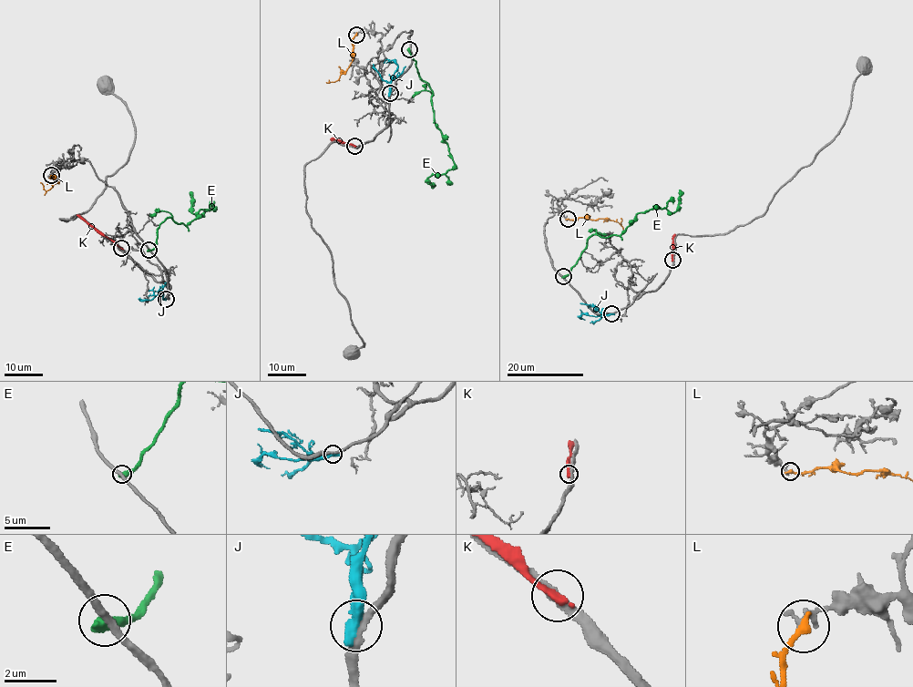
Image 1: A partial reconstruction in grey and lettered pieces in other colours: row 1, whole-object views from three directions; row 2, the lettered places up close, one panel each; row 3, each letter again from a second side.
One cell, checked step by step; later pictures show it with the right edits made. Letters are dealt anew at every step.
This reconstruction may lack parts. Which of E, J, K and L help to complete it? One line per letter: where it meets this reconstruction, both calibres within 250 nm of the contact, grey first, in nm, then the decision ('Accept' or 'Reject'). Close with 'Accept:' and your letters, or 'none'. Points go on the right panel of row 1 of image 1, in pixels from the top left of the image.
E: Touches grey at (563, 276). Thickness 280 nm (grey) against 480 nm. Reject
J: Touches grey at (611, 313). Thickness 280 nm (grey) against 380 nm. Reject
K: Touches grey at (672, 260). Thickness 300 nm (grey) against 320 nm. Reject
L: Touches grey at (568, 219). Thickness 280 nm (grey) against 320 nm. Reject
Accept: none

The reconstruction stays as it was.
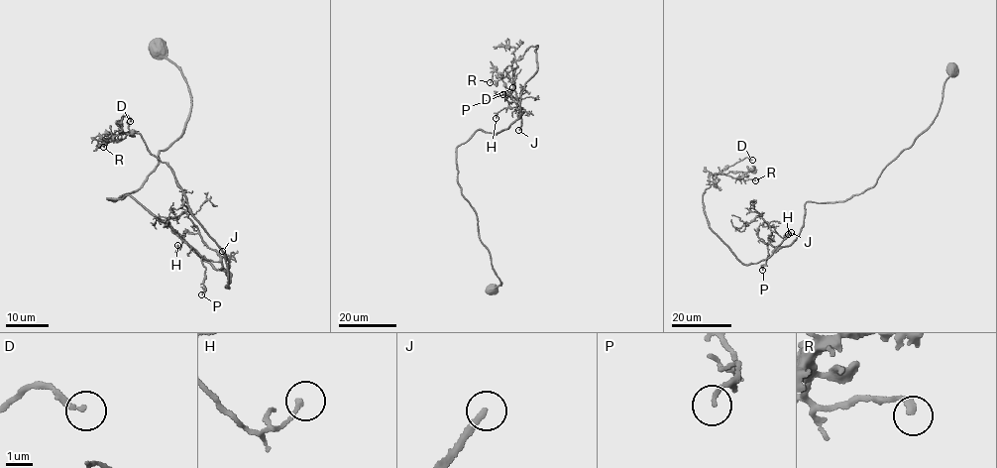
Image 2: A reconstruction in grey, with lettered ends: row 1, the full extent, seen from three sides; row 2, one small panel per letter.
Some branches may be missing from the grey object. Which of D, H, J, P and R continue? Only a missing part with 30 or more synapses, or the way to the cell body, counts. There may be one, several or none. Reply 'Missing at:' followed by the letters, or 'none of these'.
Missing at: J

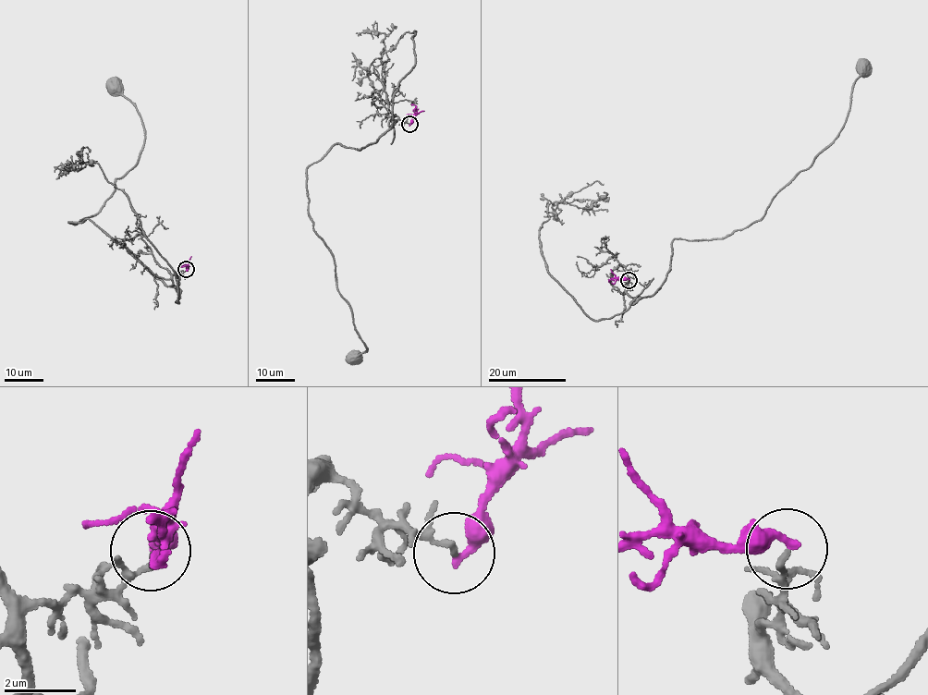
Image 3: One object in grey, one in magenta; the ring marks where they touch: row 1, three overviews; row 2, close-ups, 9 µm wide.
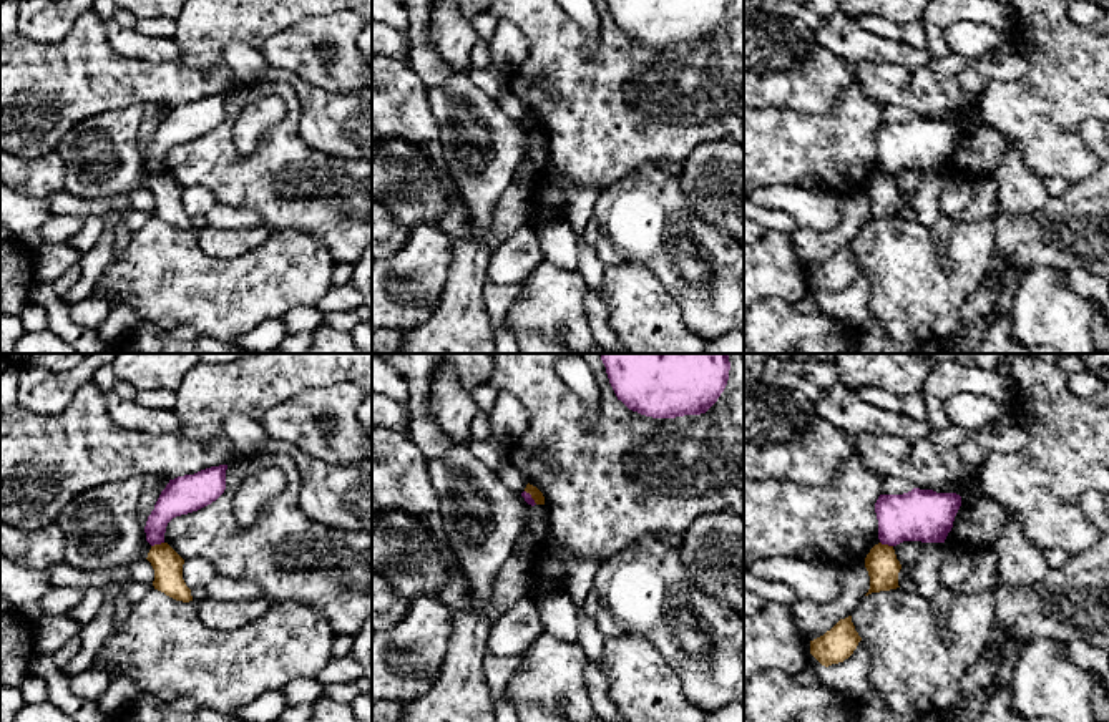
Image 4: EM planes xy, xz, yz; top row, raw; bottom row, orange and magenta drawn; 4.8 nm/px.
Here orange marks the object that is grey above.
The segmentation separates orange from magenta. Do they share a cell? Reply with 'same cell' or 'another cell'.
another cell

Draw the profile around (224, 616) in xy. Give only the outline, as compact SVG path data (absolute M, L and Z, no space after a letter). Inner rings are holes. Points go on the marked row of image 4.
M266 598L247 601L214 601L198 602L198 616L213 631L231 632L259 619L269 607Z

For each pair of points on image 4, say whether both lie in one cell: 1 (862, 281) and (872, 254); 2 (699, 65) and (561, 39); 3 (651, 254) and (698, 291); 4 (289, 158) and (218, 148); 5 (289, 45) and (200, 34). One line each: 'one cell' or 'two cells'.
1: two cells
2: one cell
3: one cell
4: one cell
5: two cells

